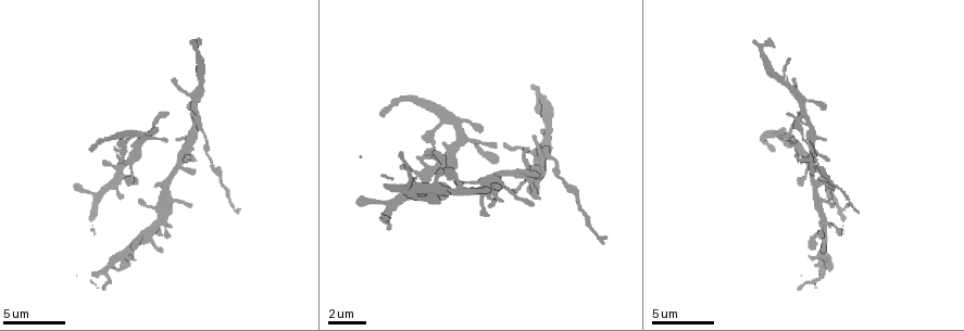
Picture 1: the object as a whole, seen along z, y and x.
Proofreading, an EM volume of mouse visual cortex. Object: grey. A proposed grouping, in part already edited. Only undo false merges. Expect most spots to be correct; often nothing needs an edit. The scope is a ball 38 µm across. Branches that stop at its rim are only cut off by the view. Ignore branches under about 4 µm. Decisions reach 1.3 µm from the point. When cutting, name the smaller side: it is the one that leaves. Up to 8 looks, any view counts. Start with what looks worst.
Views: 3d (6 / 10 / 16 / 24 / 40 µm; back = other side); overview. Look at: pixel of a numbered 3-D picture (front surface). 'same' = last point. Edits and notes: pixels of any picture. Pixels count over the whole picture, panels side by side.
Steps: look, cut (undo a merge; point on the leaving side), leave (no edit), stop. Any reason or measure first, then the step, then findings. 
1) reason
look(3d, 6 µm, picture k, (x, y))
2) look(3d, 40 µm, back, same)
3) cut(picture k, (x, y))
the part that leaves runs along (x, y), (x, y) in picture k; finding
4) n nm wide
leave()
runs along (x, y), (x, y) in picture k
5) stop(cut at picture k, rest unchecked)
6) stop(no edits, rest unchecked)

looks like a crossing
look(3d, 16 µm, picture 1, (197, 117))

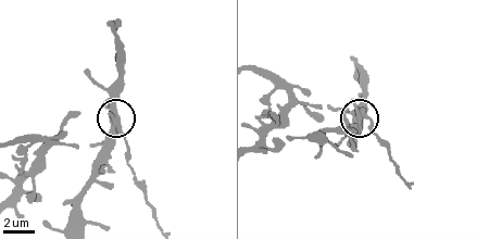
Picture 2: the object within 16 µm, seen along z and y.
330 nm wide
cut(picture 2, (127, 152))
the part that leaves runs along (122, 134), (135, 183), (157, 222) in picture 2; two neurons meet here

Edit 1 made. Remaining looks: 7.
look(overview)

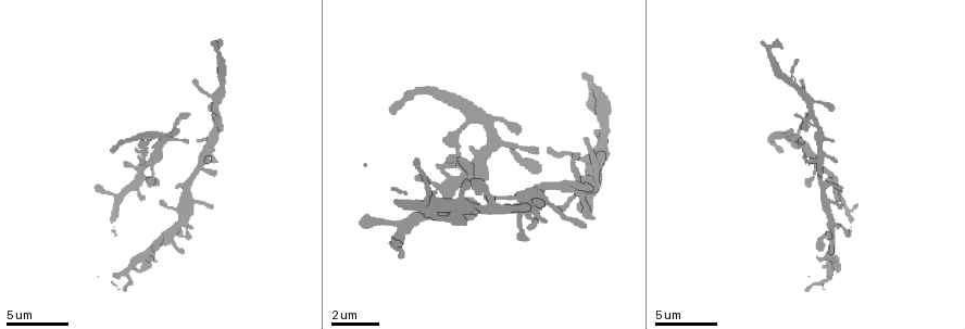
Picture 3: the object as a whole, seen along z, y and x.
look(3d, 10 µm, picture 3, (511, 195))

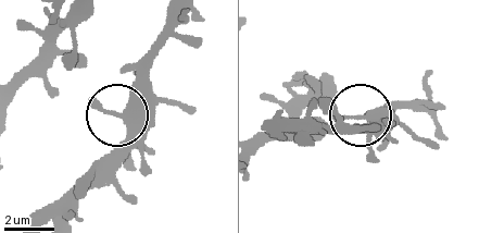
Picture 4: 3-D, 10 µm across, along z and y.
320 nm wide
leave()
runs along (147, 76), (140, 93), (117, 114), (128, 149), (115, 185) in picture 4; all the same neuron

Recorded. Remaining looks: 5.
thick turns thin
look(3d, 6 µm, picture 3, (604, 97))

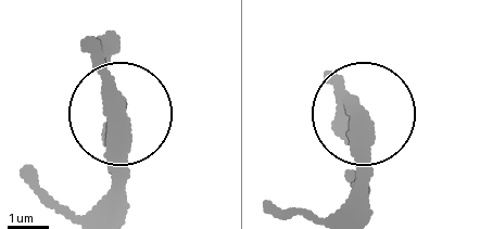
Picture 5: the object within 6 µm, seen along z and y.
leave()
runs along (101, 210), (122, 105), (93, 37) in picture 5; continuous, no second neuron

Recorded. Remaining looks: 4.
sudden change in width
look(3d, 16 µm, picture 3, (149, 157))

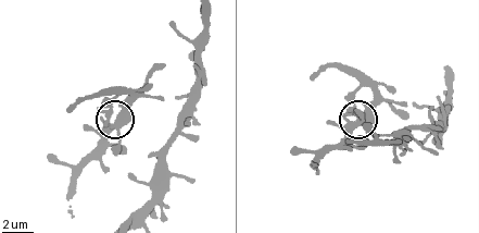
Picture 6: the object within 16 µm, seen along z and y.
5 arms
leave()
runs along (164, 160), (149, 181), (133, 178), (105, 138), (112, 97) in picture 6; one neuron here

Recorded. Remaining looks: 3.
stop(cut at picture 2, rest unchecked)

